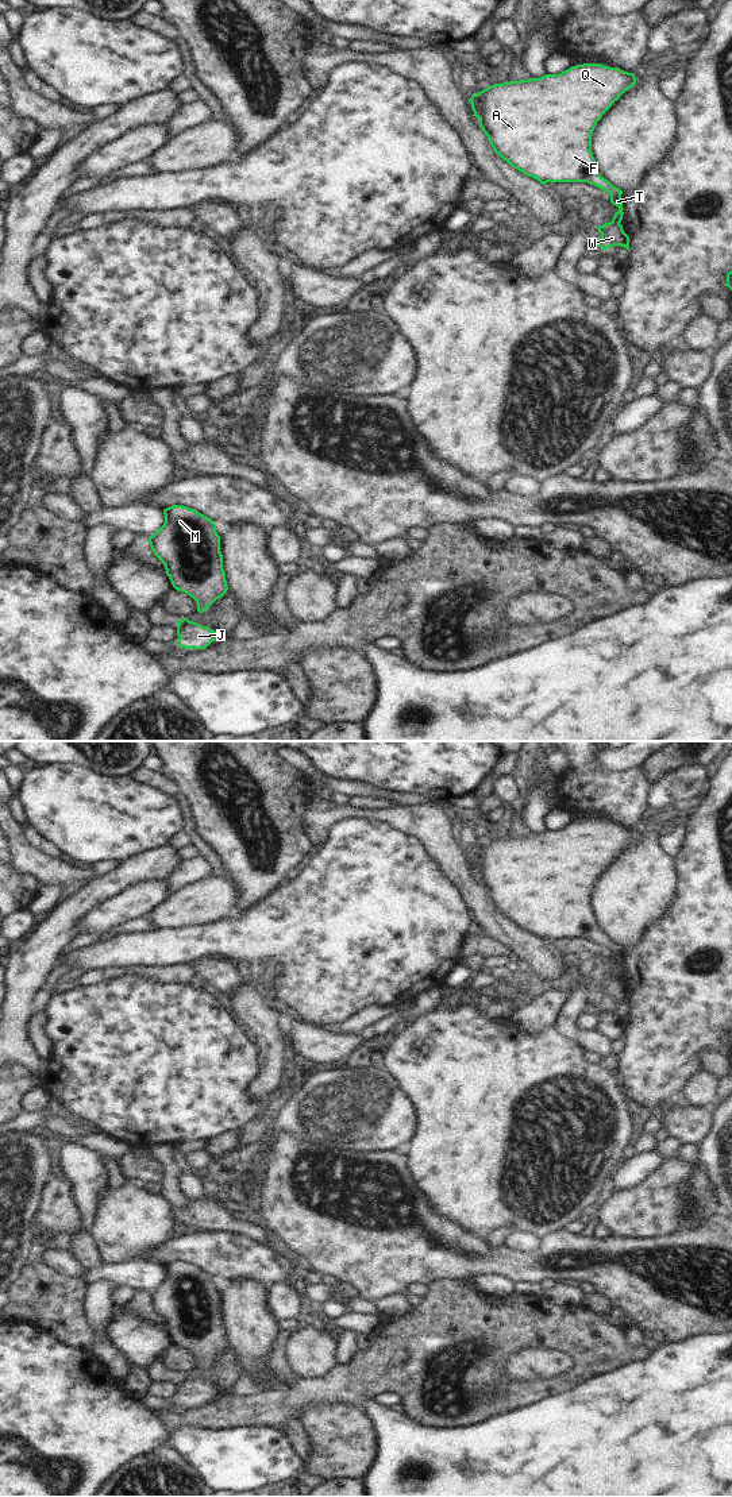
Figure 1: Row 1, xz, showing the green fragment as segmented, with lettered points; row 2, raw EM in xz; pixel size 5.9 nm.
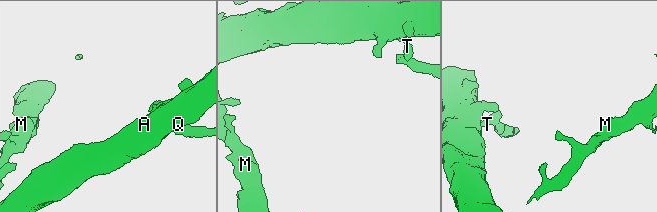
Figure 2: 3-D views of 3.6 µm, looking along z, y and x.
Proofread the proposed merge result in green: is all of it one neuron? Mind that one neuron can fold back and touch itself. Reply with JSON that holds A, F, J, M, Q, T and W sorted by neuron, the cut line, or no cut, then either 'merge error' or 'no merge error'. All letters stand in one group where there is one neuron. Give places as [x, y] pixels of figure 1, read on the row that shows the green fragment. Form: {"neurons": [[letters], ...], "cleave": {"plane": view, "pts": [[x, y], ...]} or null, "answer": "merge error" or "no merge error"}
{"neurons": [["A", "F", "J", "M", "Q", "T"], ["W"]], "cleave": {"plane": "xz", "pts": [[611, 222], [619, 224]]}, "answer": "merge error"}

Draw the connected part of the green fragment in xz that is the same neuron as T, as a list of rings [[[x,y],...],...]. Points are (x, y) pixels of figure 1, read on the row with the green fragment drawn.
[[[601,63],[571,66],[559,74],[494,84],[469,103],[493,150],[523,174],[547,182],[587,182],[610,194],[619,208],[612,223],[623,220],[623,190],[600,175],[592,153],[592,134],[602,115],[636,84],[633,73]]]

